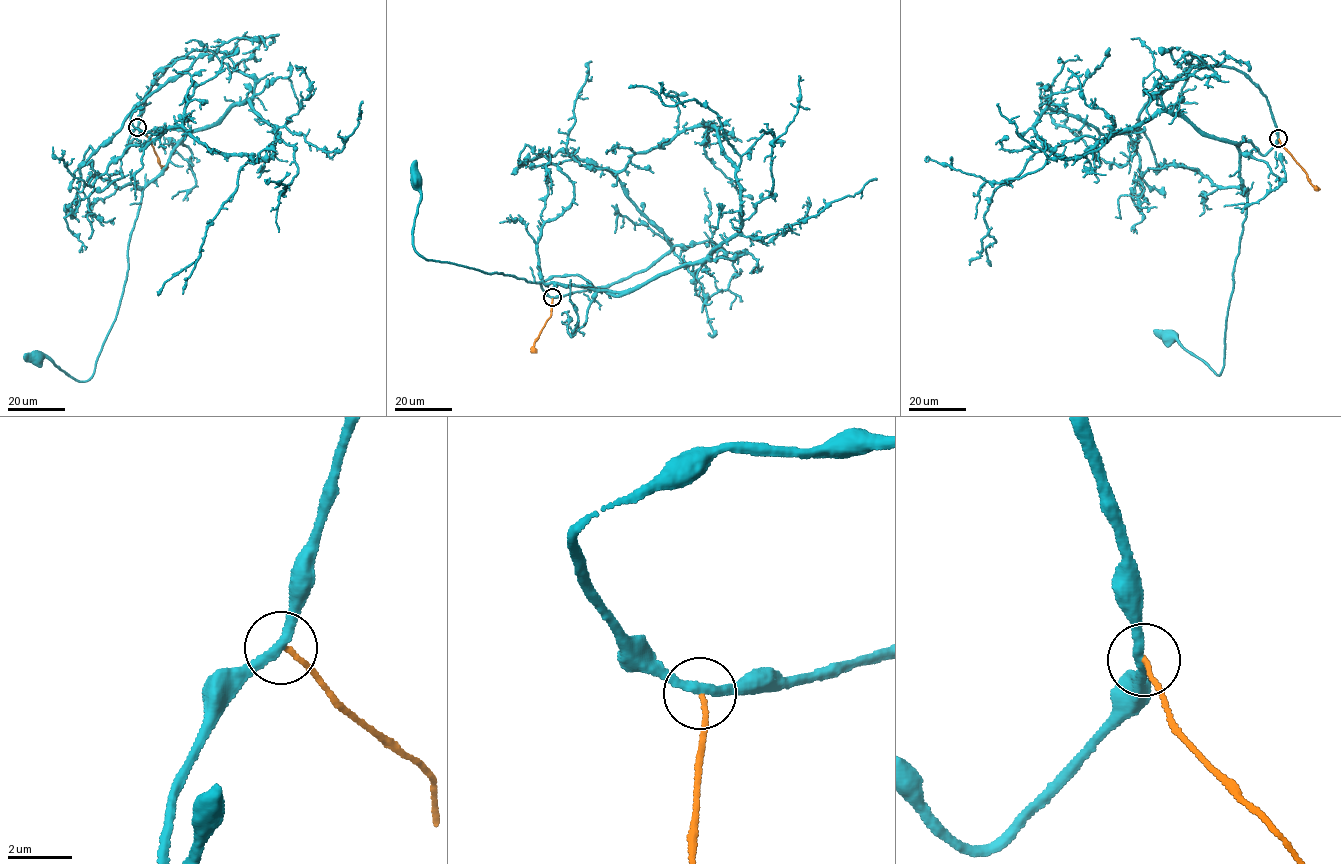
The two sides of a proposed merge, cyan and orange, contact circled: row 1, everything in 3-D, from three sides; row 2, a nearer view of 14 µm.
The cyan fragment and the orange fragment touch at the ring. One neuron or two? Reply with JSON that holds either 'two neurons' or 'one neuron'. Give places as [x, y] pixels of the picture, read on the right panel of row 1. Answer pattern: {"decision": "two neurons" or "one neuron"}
{"decision": "two neurons"}

